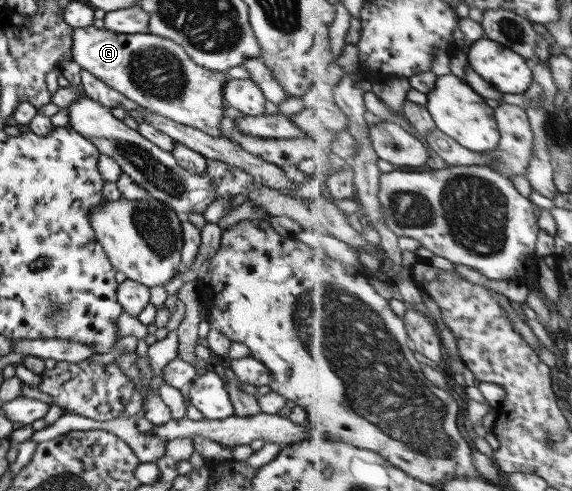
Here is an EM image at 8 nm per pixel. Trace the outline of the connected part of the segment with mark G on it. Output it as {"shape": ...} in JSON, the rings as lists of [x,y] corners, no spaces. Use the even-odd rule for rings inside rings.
{"shape":[[[90,25],[72,31],[71,57],[82,69],[145,109],[210,136],[222,136],[220,127],[226,108],[223,88],[229,77],[224,72],[216,73],[198,66],[174,40],[148,32],[110,32]]]}

